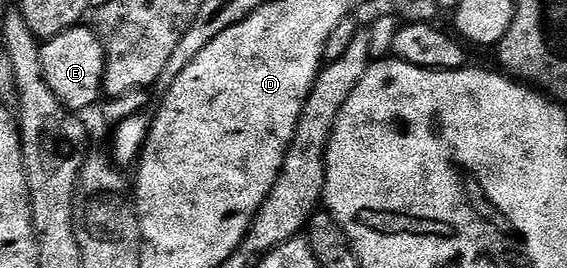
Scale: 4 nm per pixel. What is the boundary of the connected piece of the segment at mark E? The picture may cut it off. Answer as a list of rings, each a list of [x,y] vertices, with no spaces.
[[[86,27],[70,28],[42,44],[44,78],[48,86],[52,86],[52,94],[56,94],[63,106],[75,114],[85,113],[85,108],[94,103],[97,105],[104,96],[102,79],[106,73],[106,51],[97,31]]]

